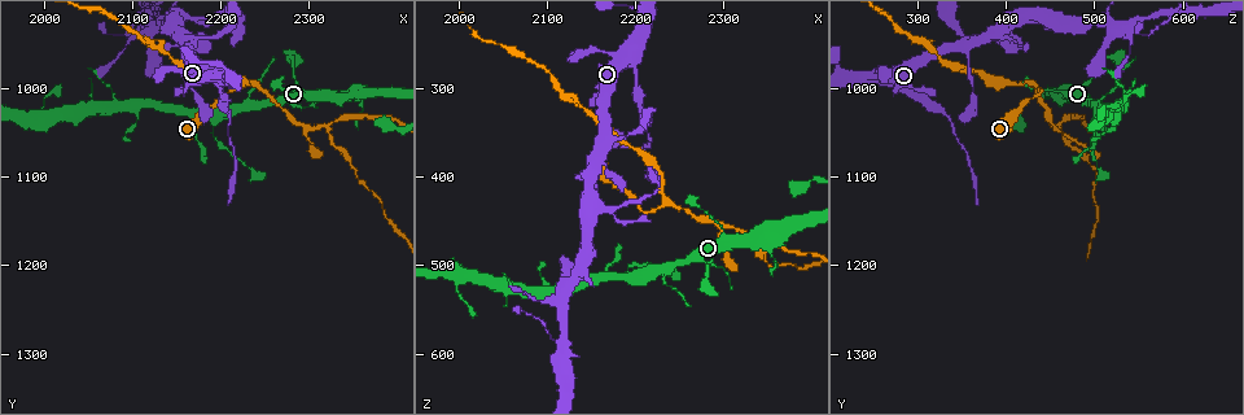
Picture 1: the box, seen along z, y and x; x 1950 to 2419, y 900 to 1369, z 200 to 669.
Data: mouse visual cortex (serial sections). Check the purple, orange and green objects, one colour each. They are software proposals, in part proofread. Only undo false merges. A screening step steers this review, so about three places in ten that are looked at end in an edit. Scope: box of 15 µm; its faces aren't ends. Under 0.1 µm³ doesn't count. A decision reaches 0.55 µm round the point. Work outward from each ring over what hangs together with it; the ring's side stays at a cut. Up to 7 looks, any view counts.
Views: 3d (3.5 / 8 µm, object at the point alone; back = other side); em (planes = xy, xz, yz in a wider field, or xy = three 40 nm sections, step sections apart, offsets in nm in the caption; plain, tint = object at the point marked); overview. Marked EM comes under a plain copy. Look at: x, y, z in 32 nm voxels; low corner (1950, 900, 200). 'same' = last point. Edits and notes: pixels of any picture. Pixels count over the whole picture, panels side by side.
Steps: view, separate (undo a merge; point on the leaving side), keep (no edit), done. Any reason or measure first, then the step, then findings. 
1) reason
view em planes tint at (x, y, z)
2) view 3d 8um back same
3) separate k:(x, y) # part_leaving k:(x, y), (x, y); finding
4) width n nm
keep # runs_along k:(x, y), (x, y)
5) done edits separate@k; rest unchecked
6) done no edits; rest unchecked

sharp bend
view 3d 3.5um at (2190, 1030, 510)

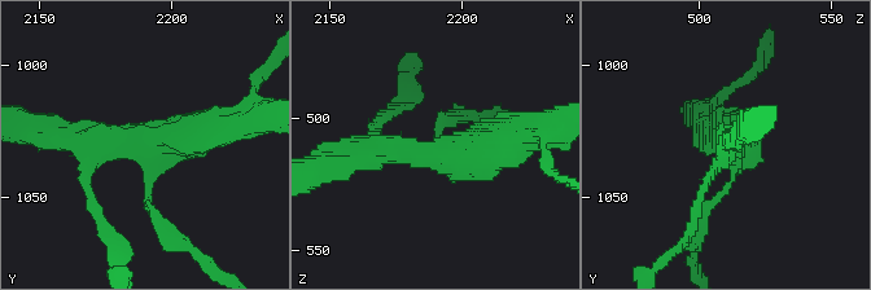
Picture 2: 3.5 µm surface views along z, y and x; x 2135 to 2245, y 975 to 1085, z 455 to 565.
arms 3; arm_widths 100, 300, 400 nm
keep # runs_along 2:(525, 136), (477, 156), (362, 156); one cell here

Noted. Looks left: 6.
sudden change in width
view 3d 3.5um back at (2230, 995, 430)

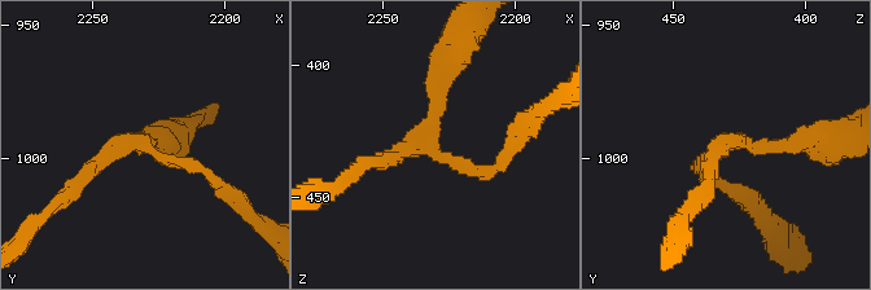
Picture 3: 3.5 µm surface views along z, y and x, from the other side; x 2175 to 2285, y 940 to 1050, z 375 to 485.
arms 3; arm_widths 150, 200, 200 nm
view em xy step 2 tint at (2233, 994, 431)

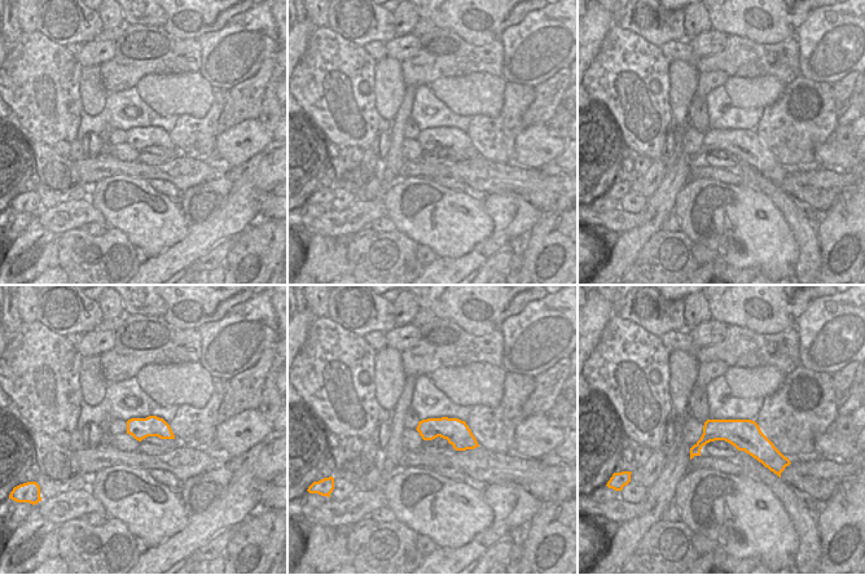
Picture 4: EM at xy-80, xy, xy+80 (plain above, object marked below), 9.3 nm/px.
another direction
view em xy step 1 tint same

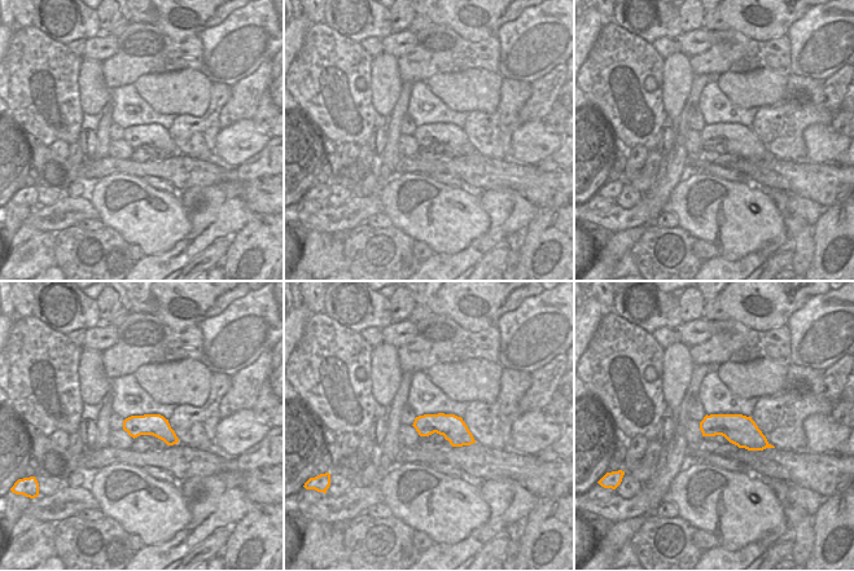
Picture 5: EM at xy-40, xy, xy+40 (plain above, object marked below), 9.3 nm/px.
keep # runs_along 3:(495, 166), (476, 172), (428, 146), (443, 64); all the same cell

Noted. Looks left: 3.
view 3d 3.5um back at (2320, 1040, 460)

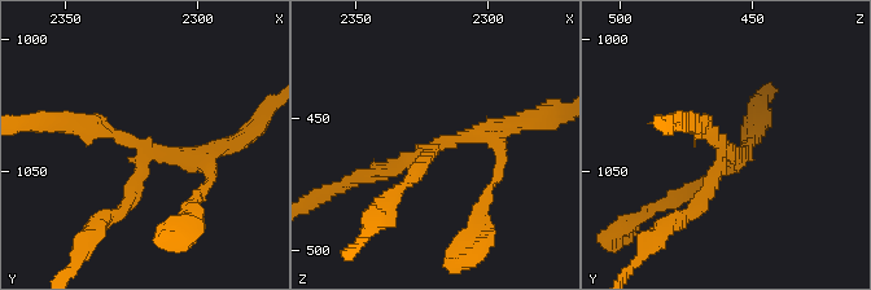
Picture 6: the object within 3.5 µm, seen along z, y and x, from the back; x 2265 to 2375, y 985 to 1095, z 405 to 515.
arms 3; arm_widths 150, 200, 200 nm; now the EM
view em xy step 5 tint at (2316, 1044, 460)

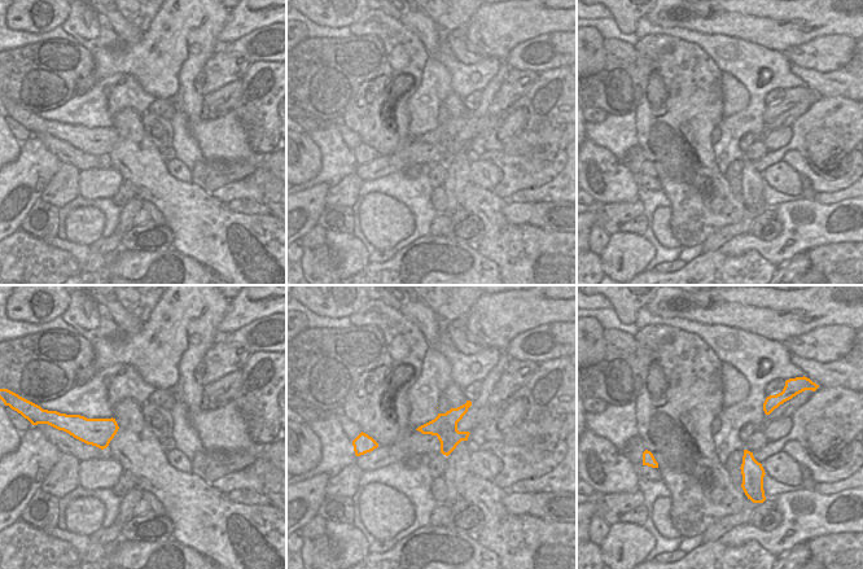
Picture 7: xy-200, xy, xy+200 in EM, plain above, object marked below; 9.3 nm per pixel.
another direction
view em planes tint same

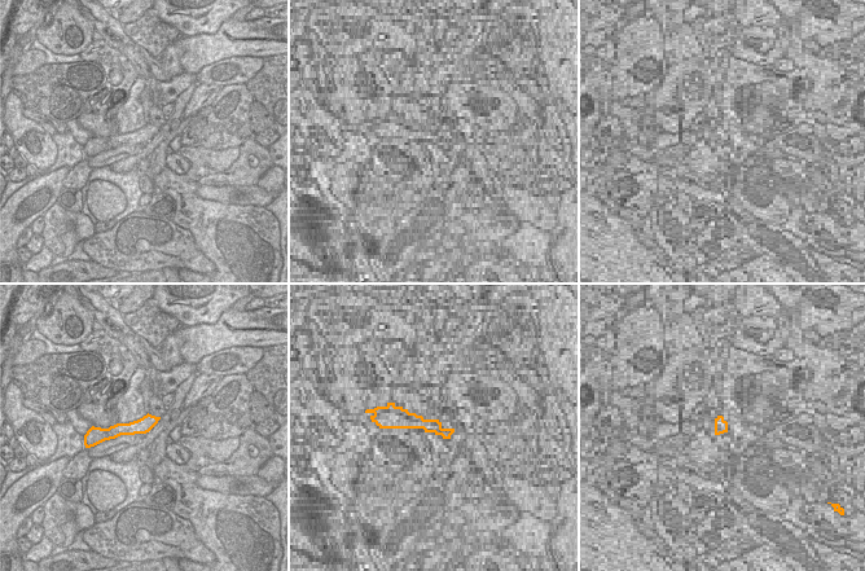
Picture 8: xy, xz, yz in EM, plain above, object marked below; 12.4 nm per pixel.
width 200 nm
separate 6:(703, 205) # part_leaving 6:(721, 161), (697, 205), (651, 245); a second cell is stuck on

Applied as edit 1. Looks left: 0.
done edits separate@6; rest unchecked

